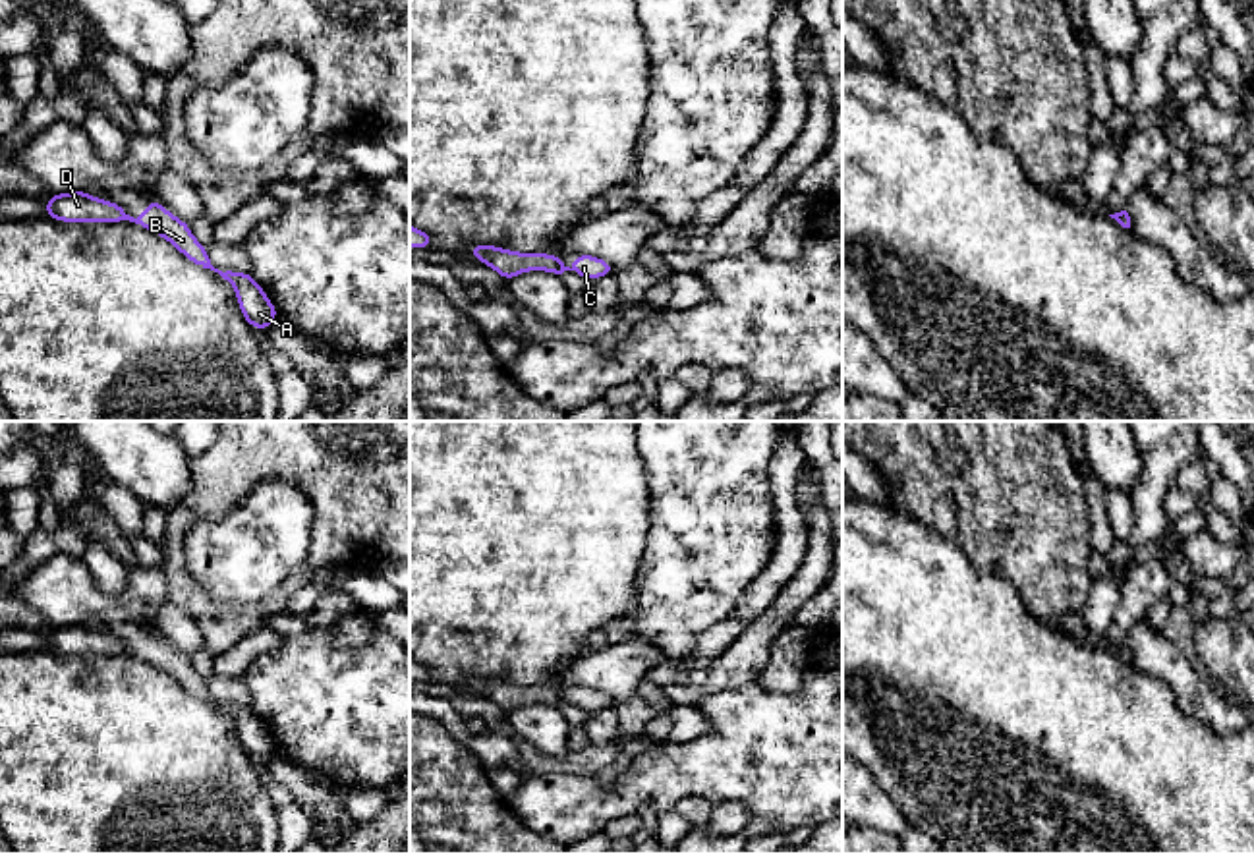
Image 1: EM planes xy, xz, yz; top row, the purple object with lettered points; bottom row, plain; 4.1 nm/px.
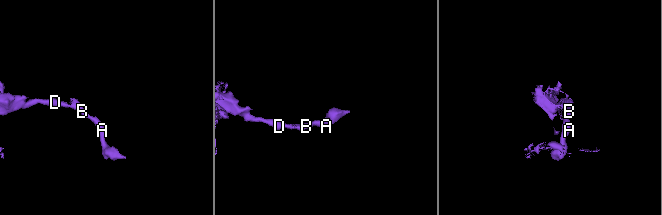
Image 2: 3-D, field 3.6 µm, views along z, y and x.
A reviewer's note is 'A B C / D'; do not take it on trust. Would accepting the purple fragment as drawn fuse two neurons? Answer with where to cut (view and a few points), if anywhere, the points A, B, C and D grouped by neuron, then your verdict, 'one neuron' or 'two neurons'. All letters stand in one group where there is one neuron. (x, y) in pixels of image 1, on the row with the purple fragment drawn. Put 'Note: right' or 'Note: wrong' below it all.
xz (557, 256), (565, 269) | A B C / D | two neurons
Note: right

